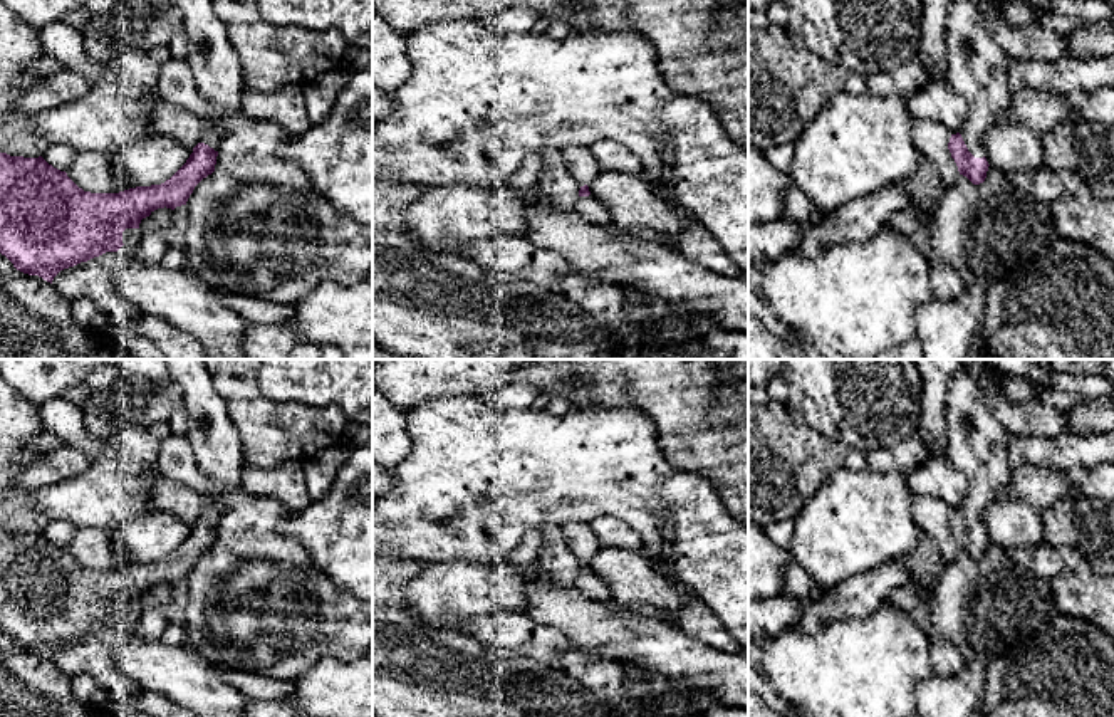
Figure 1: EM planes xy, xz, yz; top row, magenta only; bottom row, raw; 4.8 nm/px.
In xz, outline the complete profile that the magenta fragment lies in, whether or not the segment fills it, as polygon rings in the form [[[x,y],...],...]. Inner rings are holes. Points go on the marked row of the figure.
[[[587,185],[580,186],[574,212],[577,212],[586,222],[592,225],[602,227],[606,230],[616,230],[609,212],[591,195]]]

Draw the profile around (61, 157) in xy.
[[[47,143],[47,149],[44,153],[44,160],[60,171],[67,171],[72,165],[77,151],[69,144],[50,144]]]

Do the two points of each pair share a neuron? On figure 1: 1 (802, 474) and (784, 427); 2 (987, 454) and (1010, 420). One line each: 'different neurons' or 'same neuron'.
1: same neuron
2: different neurons

